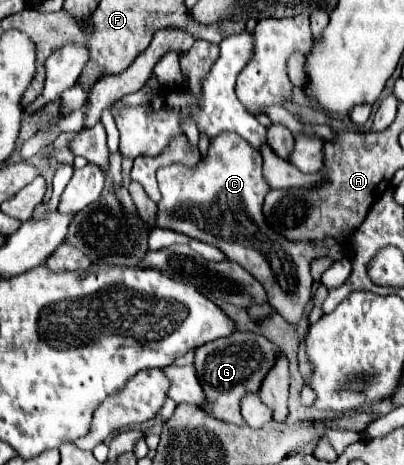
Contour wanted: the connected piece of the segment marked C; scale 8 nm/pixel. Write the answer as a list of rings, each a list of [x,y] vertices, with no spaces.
[[[217,135],[209,141],[207,157],[199,159],[195,167],[173,163],[157,171],[157,181],[163,199],[157,203],[155,227],[183,233],[191,239],[215,245],[229,261],[247,269],[267,291],[269,305],[289,323],[299,323],[311,301],[313,277],[309,263],[315,257],[331,257],[333,262],[345,257],[345,249],[335,245],[329,251],[313,249],[311,243],[293,243],[277,237],[265,225],[261,203],[271,191],[263,177],[263,159],[253,145],[241,135]]]

